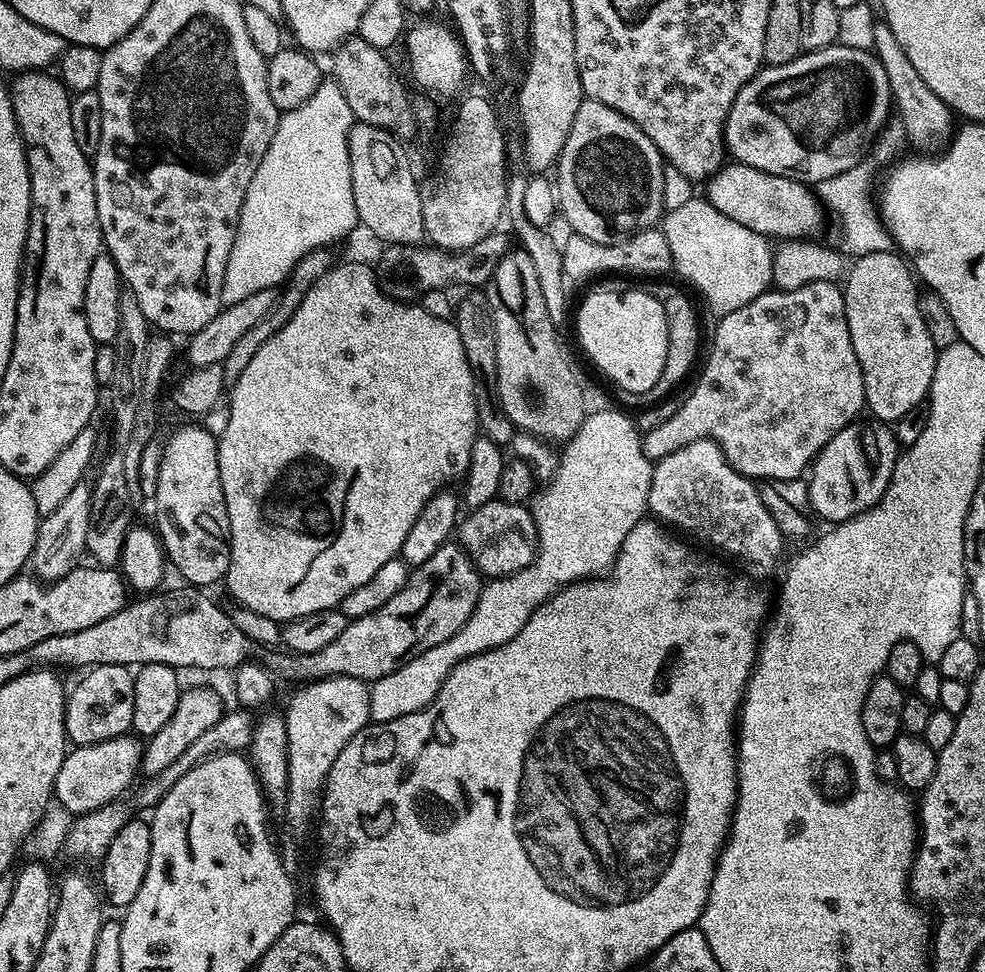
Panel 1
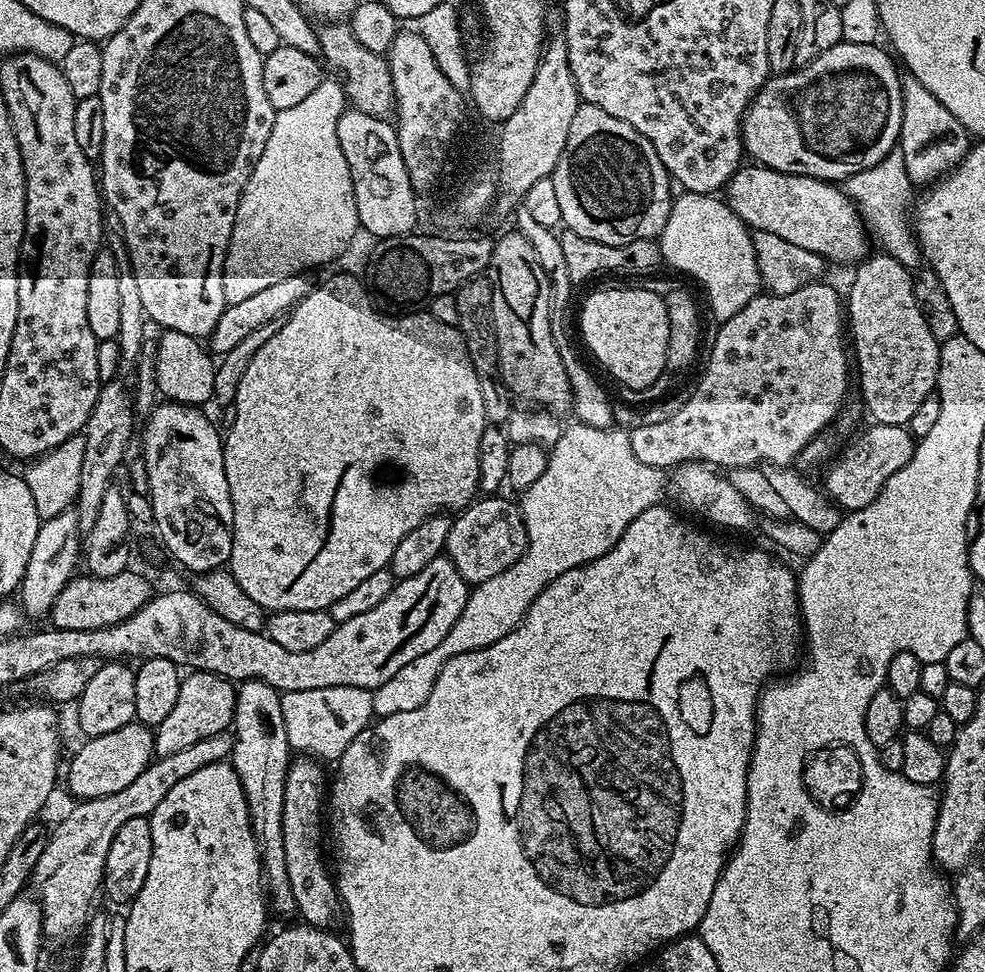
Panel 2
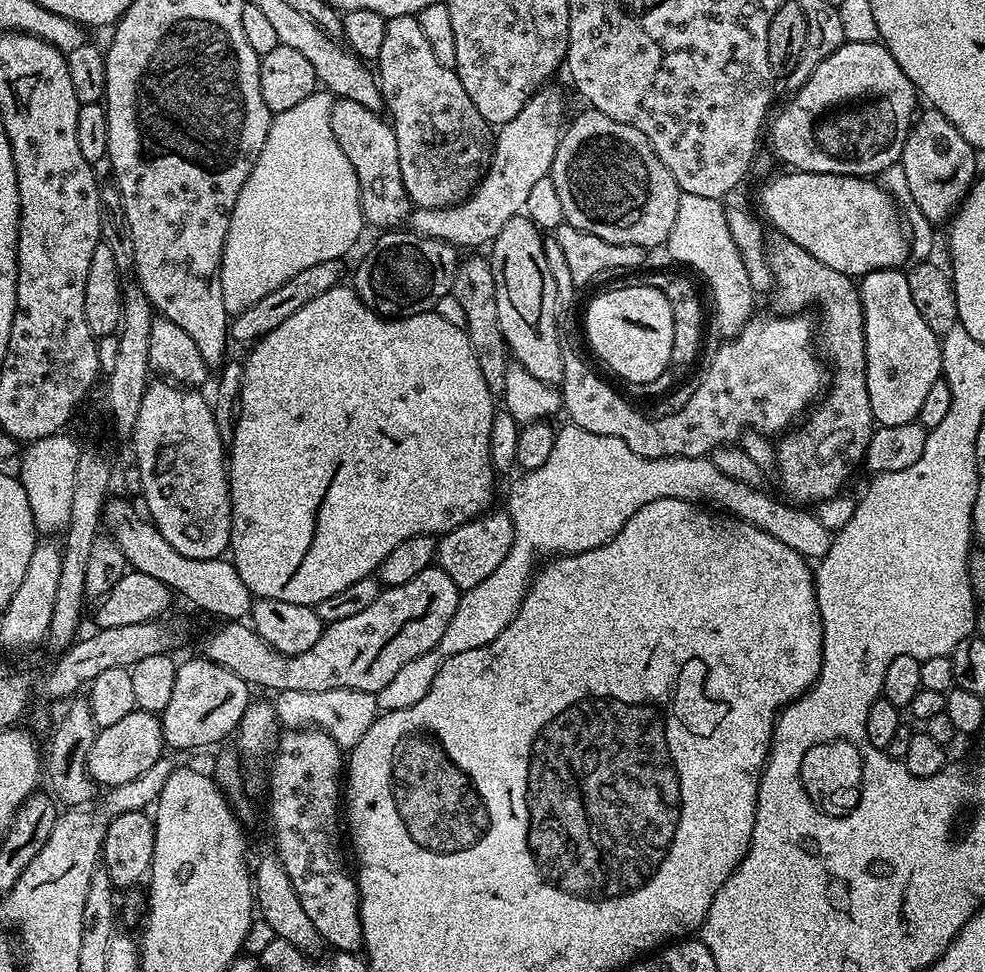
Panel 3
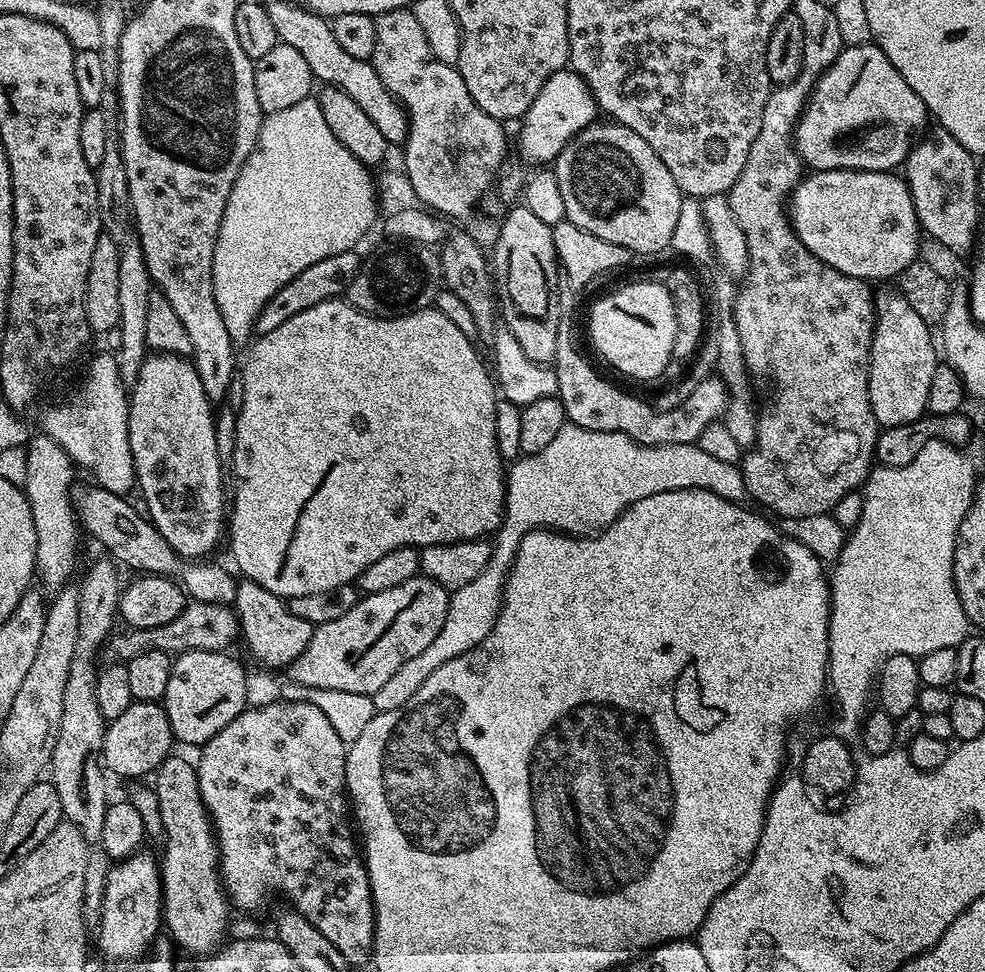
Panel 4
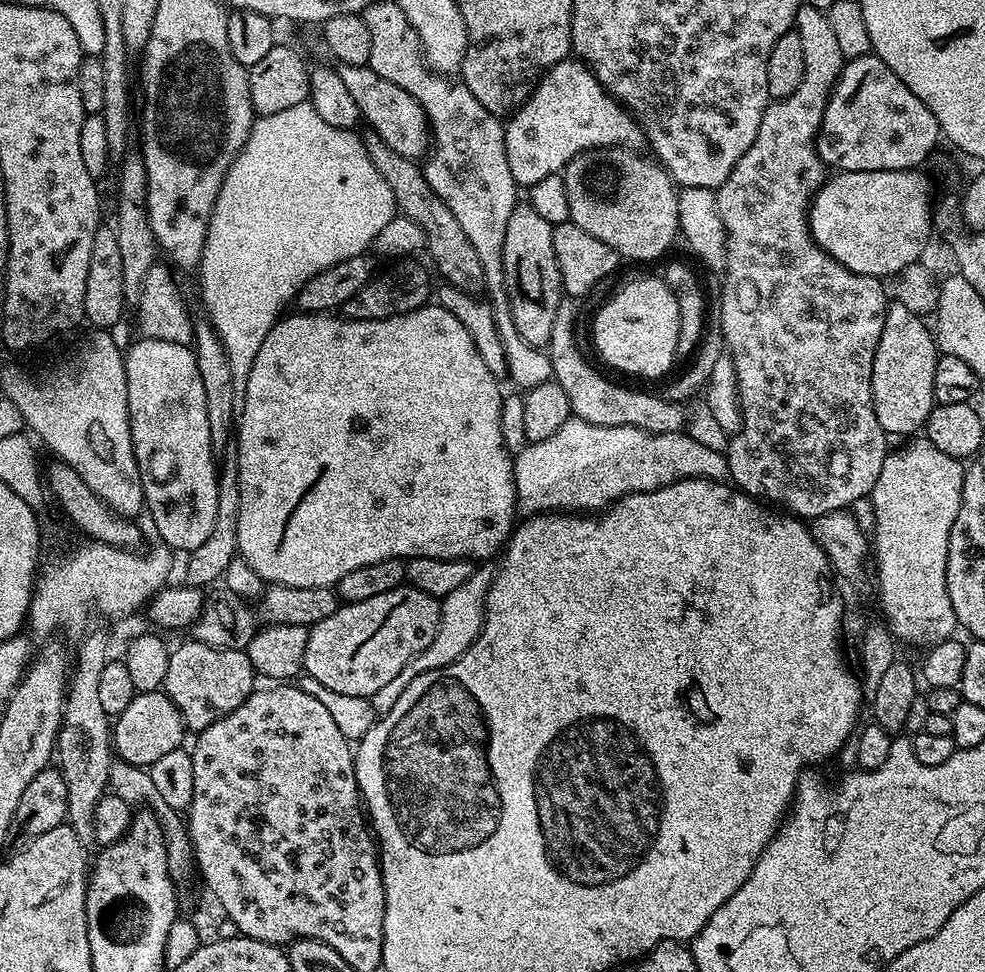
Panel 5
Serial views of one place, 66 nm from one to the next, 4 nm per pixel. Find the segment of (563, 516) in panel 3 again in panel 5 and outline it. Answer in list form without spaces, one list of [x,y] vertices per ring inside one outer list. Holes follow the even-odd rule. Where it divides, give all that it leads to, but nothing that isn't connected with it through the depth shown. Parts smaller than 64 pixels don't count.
[[[577,418],[568,419],[558,434],[550,434],[550,438],[542,438],[542,442],[529,443],[521,452],[515,453],[512,473],[516,484],[516,507],[524,518],[549,512],[592,514],[632,492],[658,490],[679,480],[729,479],[727,455],[710,450],[710,446],[702,446],[702,442],[694,442],[687,431],[647,432],[634,426],[591,425]],[[473,567],[470,578],[466,578],[466,582],[462,582],[462,586],[450,590],[450,594],[446,594],[440,600],[440,629],[438,634],[434,634],[434,642],[430,642],[430,646],[426,646],[426,650],[422,650],[422,654],[418,654],[413,660],[406,662],[406,666],[402,666],[401,672],[391,682],[385,682],[371,696],[373,710],[376,714],[394,710],[394,702],[398,702],[398,698],[402,698],[402,690],[406,690],[406,686],[410,686],[410,682],[414,682],[414,678],[435,668],[444,668],[447,664],[452,664],[475,642],[484,625],[484,604],[488,601],[488,591],[495,576],[495,567]]]

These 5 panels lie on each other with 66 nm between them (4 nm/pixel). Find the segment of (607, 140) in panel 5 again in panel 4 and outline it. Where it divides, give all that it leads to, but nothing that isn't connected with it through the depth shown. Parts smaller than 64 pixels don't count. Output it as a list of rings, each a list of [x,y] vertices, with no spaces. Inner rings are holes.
[[[565,70],[550,74],[538,90],[538,98],[526,110],[519,121],[520,127],[520,156],[532,166],[548,166],[560,155],[560,151],[574,140],[578,133],[591,124],[597,123],[598,107],[596,99],[586,82],[577,72]]]

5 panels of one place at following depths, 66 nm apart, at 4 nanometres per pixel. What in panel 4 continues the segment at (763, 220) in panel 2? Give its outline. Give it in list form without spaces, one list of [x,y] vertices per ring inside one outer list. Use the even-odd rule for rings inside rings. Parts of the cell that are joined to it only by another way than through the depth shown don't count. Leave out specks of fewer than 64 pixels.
[[[813,171],[792,191],[790,219],[802,246],[814,258],[859,280],[892,280],[921,255],[922,229],[908,181],[892,172]]]

